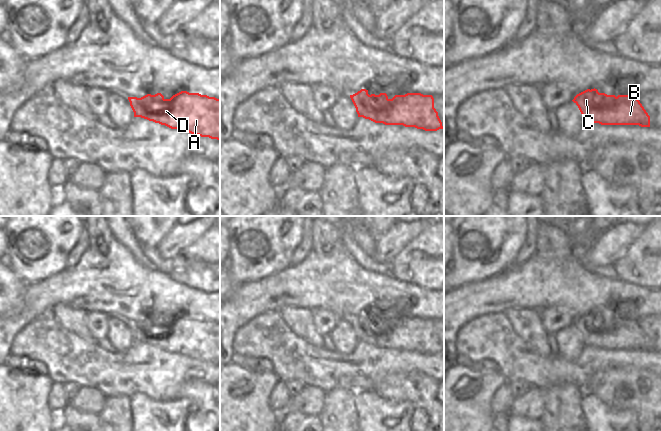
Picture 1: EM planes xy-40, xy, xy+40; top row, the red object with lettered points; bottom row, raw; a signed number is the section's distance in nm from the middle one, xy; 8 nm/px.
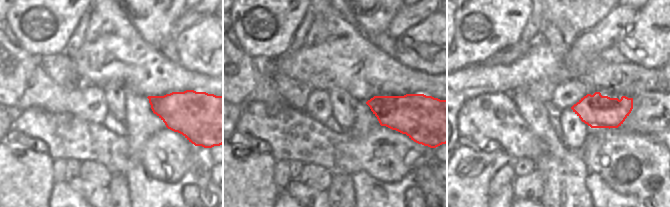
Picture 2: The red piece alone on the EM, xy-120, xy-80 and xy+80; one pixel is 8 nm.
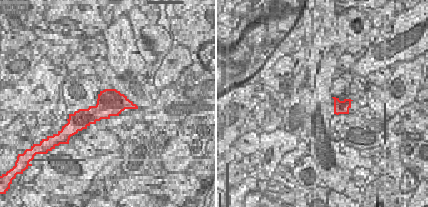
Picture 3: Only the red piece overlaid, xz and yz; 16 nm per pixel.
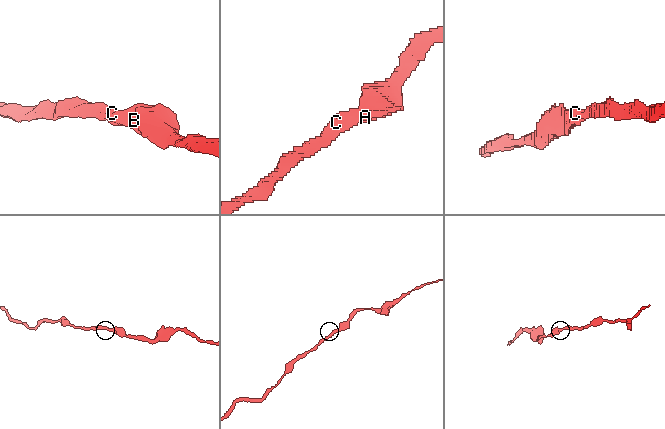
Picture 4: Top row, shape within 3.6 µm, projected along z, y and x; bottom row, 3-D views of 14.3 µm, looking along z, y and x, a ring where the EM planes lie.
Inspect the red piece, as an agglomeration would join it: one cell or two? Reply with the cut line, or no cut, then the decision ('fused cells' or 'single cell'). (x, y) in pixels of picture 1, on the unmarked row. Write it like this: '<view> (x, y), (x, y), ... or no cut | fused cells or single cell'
no cut | single cell

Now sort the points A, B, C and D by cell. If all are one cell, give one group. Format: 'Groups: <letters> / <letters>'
Groups: A B C D.

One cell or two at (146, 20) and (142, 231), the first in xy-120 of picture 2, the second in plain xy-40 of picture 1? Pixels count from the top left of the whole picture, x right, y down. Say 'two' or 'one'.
one

